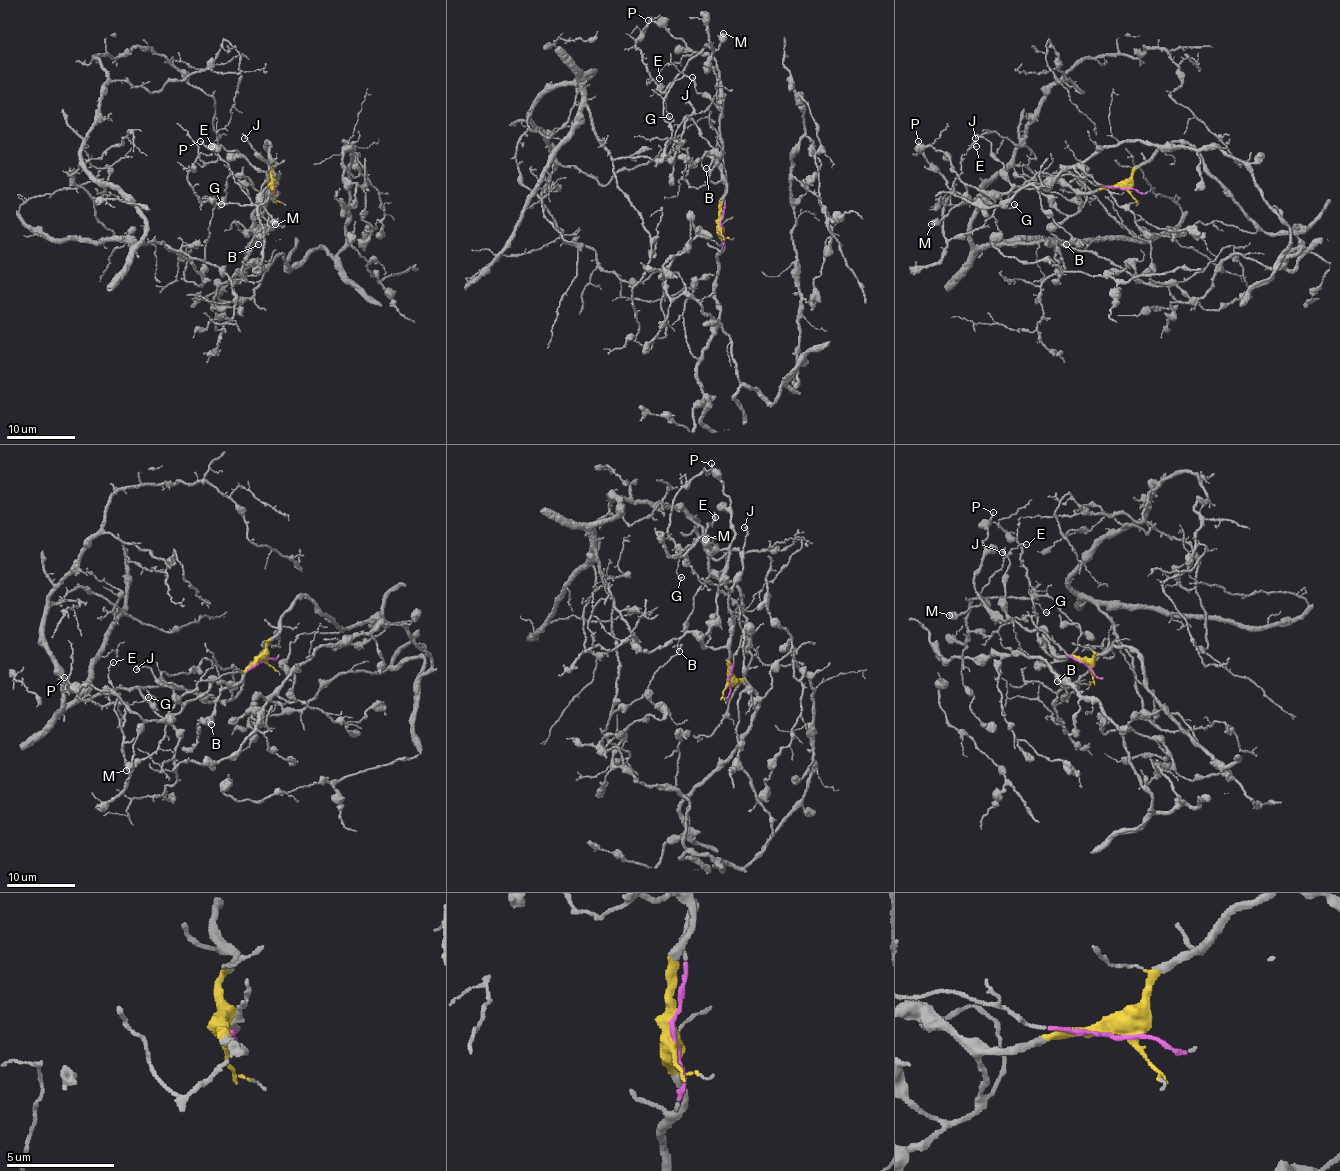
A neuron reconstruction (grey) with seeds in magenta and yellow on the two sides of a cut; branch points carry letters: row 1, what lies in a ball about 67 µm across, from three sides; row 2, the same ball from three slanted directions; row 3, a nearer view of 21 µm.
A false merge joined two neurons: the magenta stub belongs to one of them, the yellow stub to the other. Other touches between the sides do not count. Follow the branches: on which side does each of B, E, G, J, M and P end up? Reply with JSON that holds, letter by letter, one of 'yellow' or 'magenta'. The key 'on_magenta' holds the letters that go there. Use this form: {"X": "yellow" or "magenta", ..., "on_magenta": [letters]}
{"B": "yellow", "E": "magenta", "G": "magenta", "J": "yellow", "M": "yellow", "P": "yellow", "on_magenta": ["E", "G"]}

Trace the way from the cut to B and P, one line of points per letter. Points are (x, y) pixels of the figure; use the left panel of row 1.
B: (271, 187), (278, 192), (261, 211), (268, 223), (253, 240), (258, 245)
P: (271, 187), (278, 192), (271, 182), (275, 185), (271, 192), (263, 171), (235, 151), (208, 147), (200, 141)

